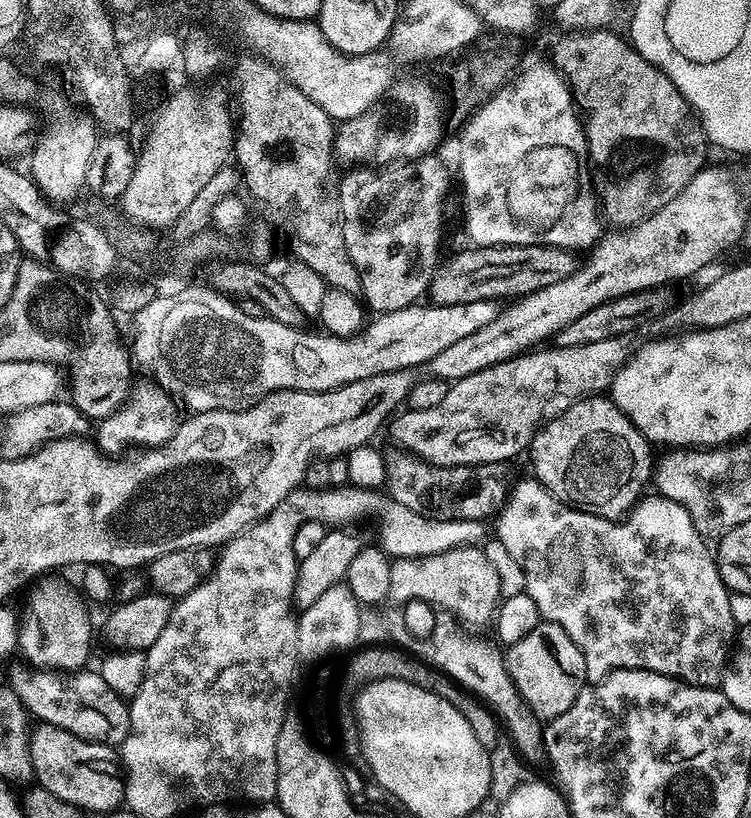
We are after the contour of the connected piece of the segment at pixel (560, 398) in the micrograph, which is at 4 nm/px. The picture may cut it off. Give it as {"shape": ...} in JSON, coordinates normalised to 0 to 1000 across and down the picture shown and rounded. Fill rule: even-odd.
{"shape":[[[871,384],[856,388],[844,400],[832,406],[826,406],[823,410],[814,411],[812,413],[802,414],[798,418],[778,419],[770,424],[748,424],[739,423],[722,423],[702,430],[696,430],[676,440],[670,440],[668,444],[659,445],[658,447],[643,450],[642,452],[626,457],[621,462],[606,466],[598,473],[594,487],[589,487],[589,491],[583,491],[583,496],[578,496],[573,501],[557,501],[555,499],[543,499],[542,501],[533,501],[521,510],[519,517],[515,520],[517,528],[522,532],[522,538],[529,549],[539,553],[549,554],[559,562],[566,562],[570,567],[582,567],[583,570],[621,570],[622,567],[662,567],[680,564],[682,557],[690,556],[696,549],[698,551],[707,544],[710,534],[714,533],[715,526],[720,520],[742,510],[743,506],[751,505],[764,491],[776,488],[779,484],[798,483],[808,478],[820,461],[823,454],[827,452],[830,446],[835,444],[843,432],[854,424],[856,419],[863,419],[864,416],[884,414],[888,411],[897,408],[887,401],[874,401],[874,388]]]}

